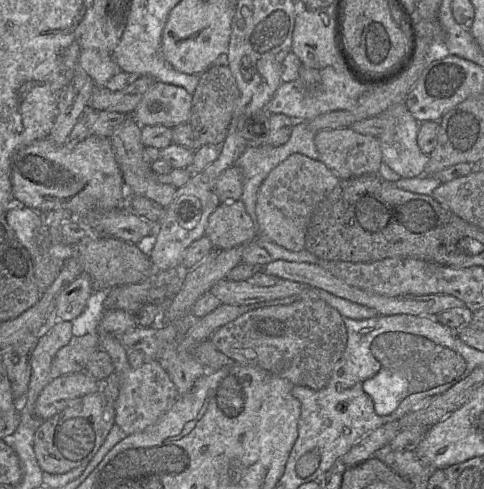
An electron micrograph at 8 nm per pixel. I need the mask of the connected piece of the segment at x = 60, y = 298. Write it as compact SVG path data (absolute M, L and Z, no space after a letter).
M82 271L57 296L54 314L58 320L72 321L84 310L87 300L93 292L91 277Z

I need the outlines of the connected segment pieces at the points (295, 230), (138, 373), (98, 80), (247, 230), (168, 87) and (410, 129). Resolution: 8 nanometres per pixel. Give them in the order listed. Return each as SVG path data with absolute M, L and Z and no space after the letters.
M294 153L273 168L259 187L256 201L257 236L267 237L278 245L290 250L305 248L306 231L314 209L330 193L341 179L322 161Z
M98 330L100 348L107 352L114 364L114 372L119 380L119 395L115 403L115 424L125 434L140 432L154 424L180 397L167 371L158 360L148 360L137 369L131 367L127 350L119 338L110 334L103 334Z
M82 49L78 64L98 87L105 87L106 83L121 71L111 54L95 49Z
M241 199L221 202L210 214L206 233L216 249L245 246L256 239L256 225Z
M154 81L131 115L141 126L173 128L189 122L191 107L192 95L183 87Z
M405 103L395 104L378 116L384 121L384 130L378 137L382 151L382 162L402 178L425 175L429 155L424 154L417 143L420 123L410 113Z

